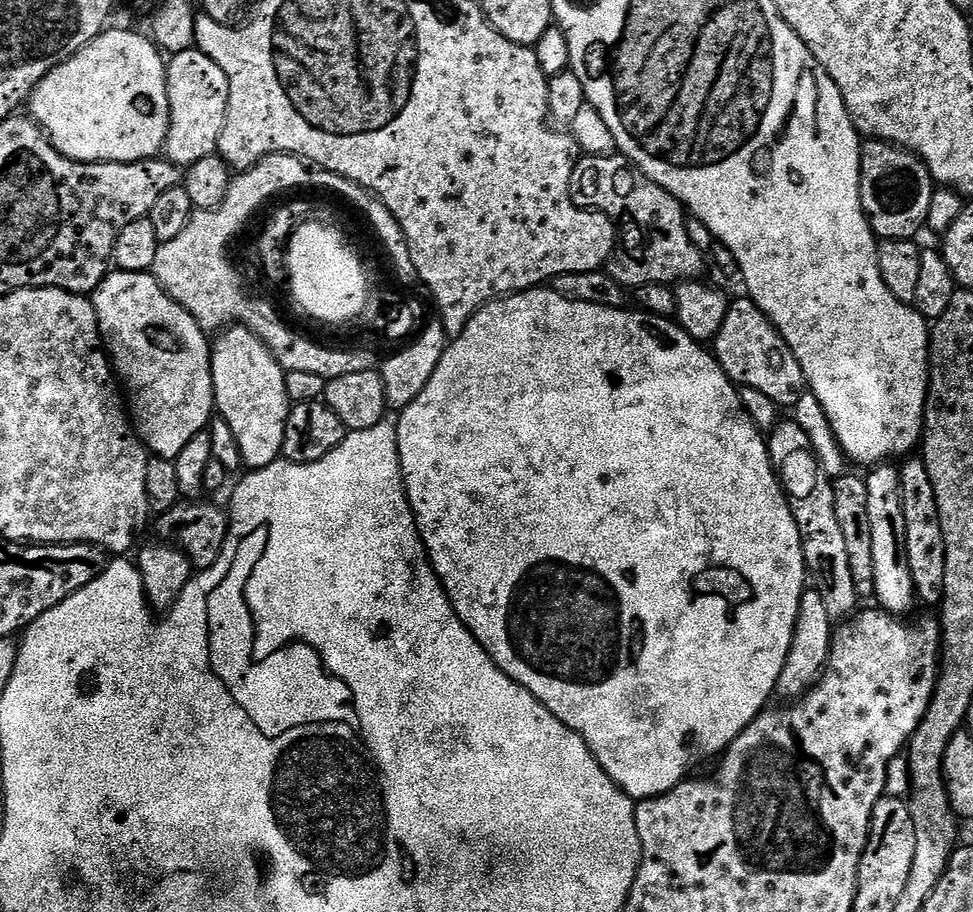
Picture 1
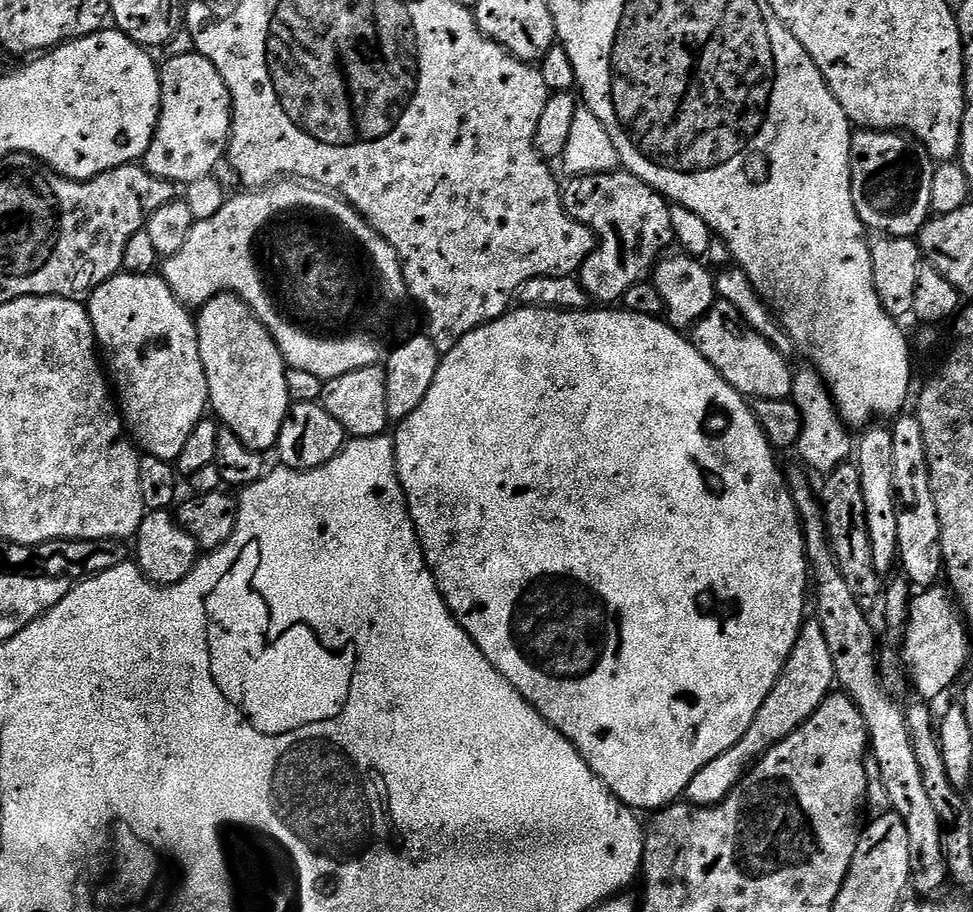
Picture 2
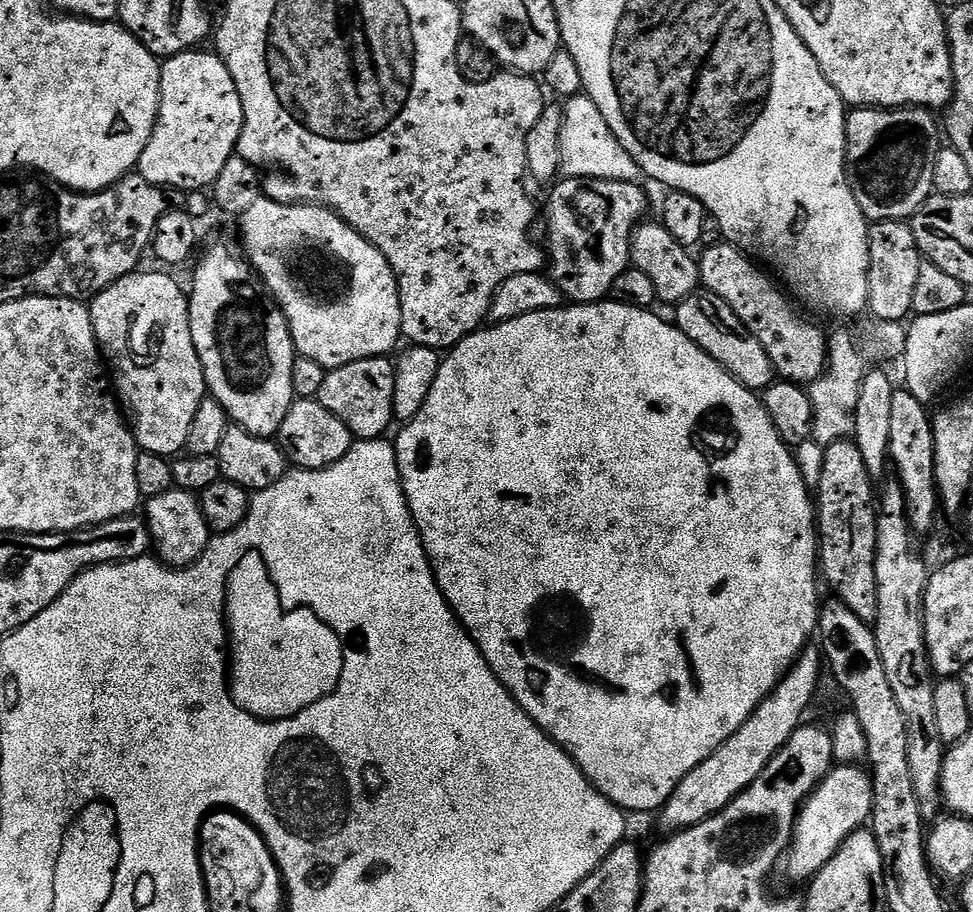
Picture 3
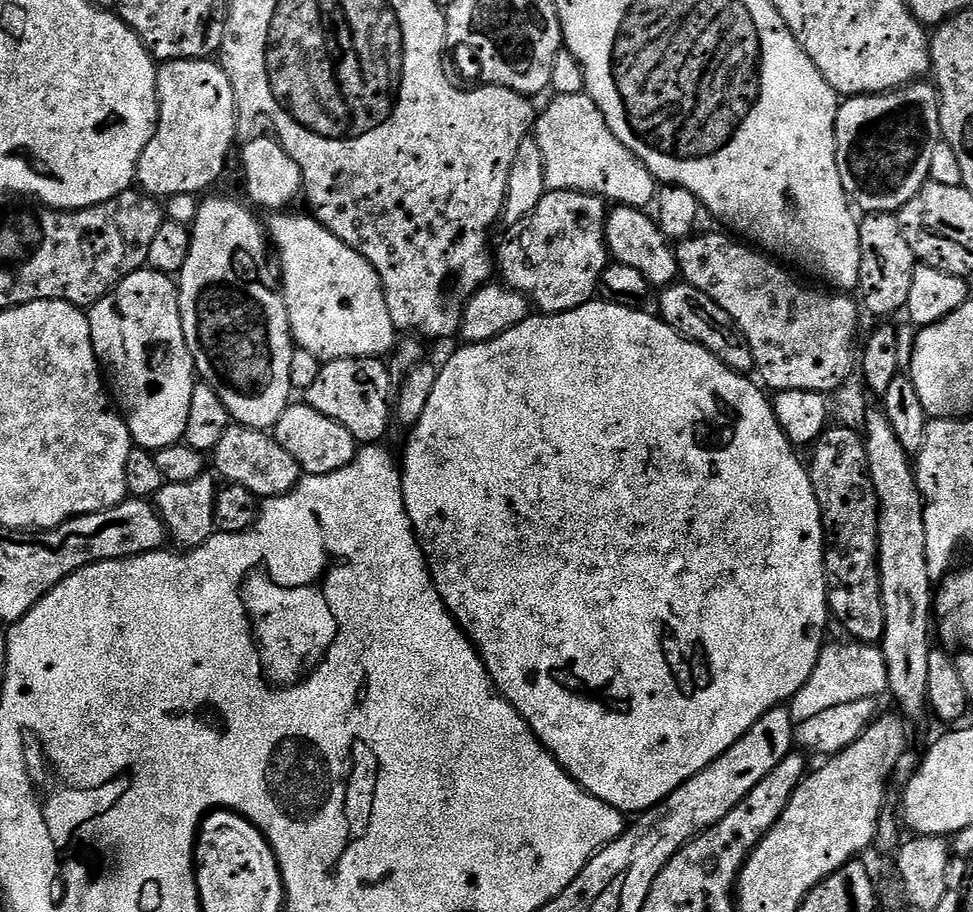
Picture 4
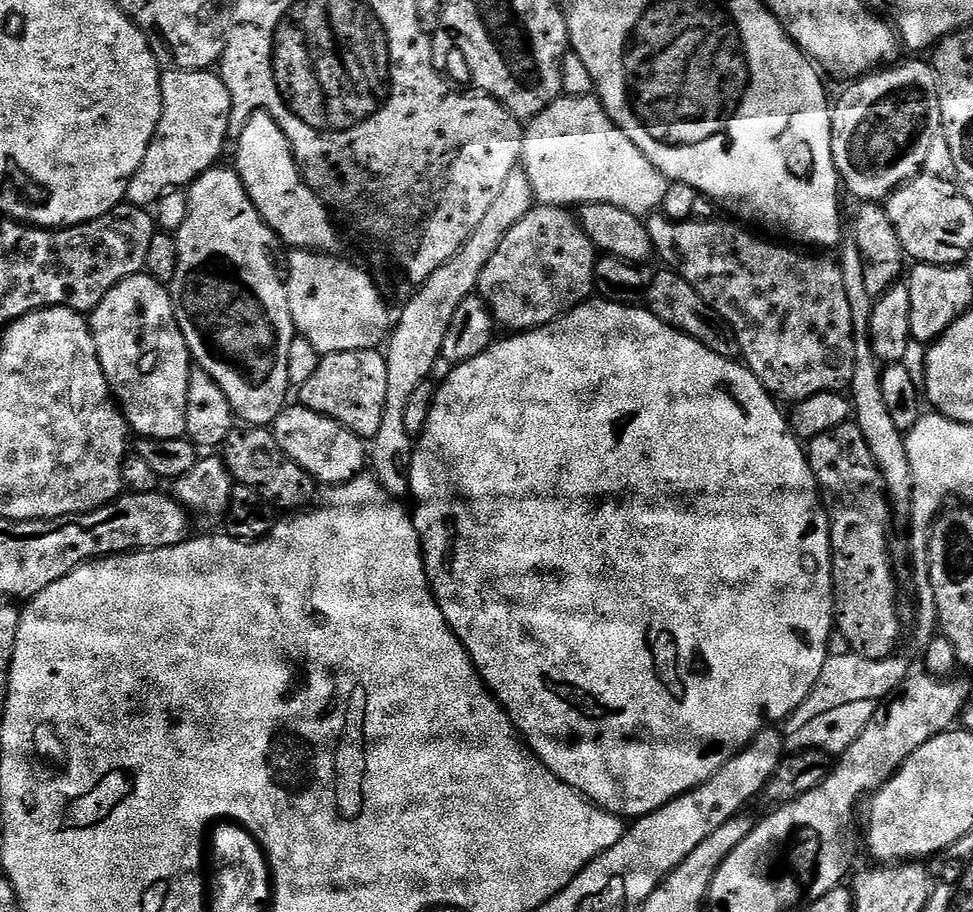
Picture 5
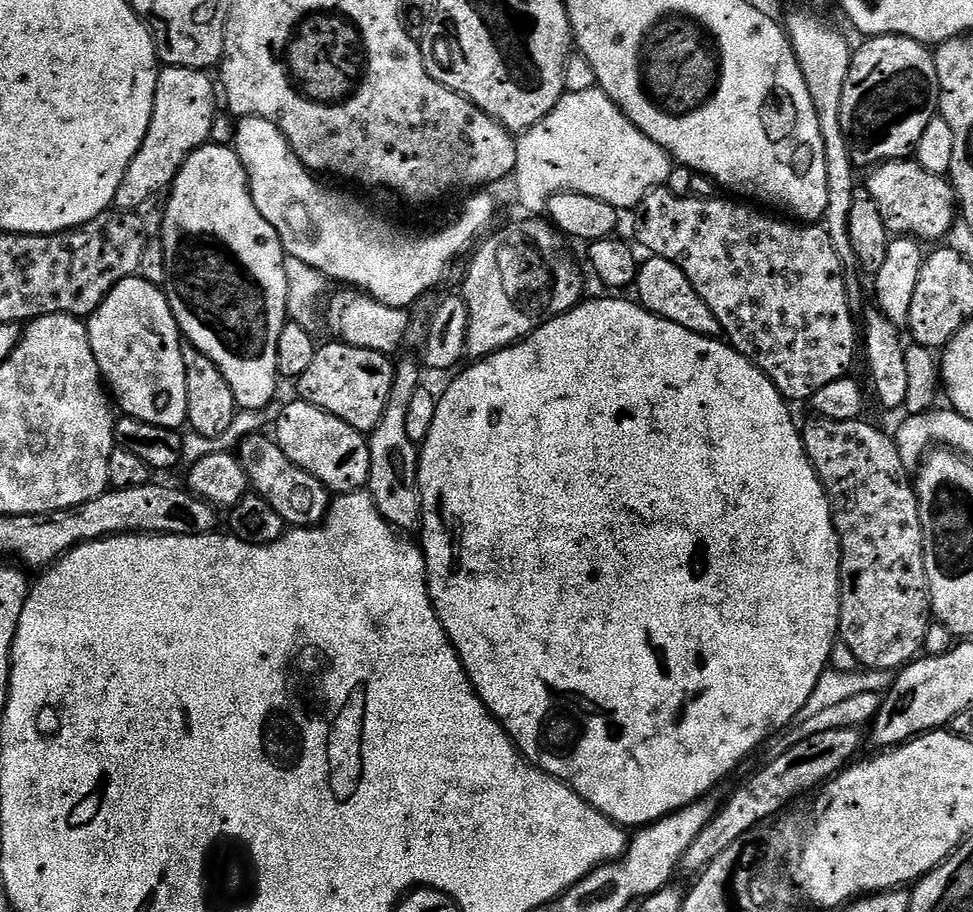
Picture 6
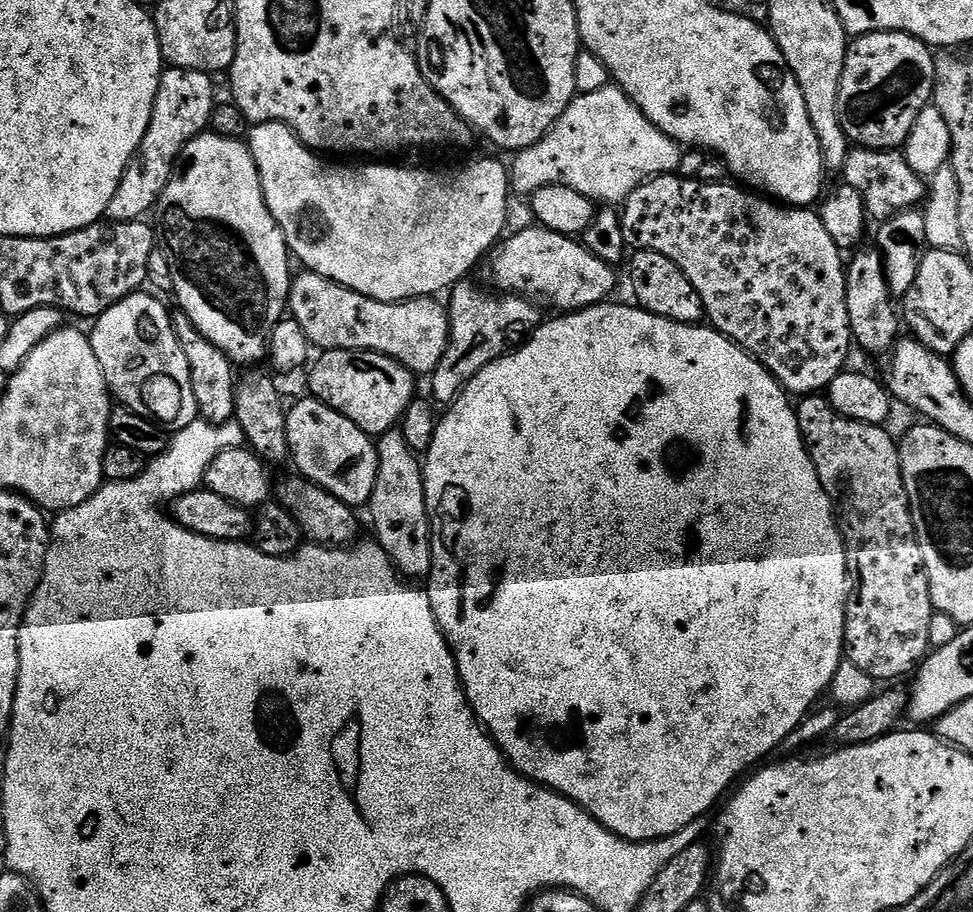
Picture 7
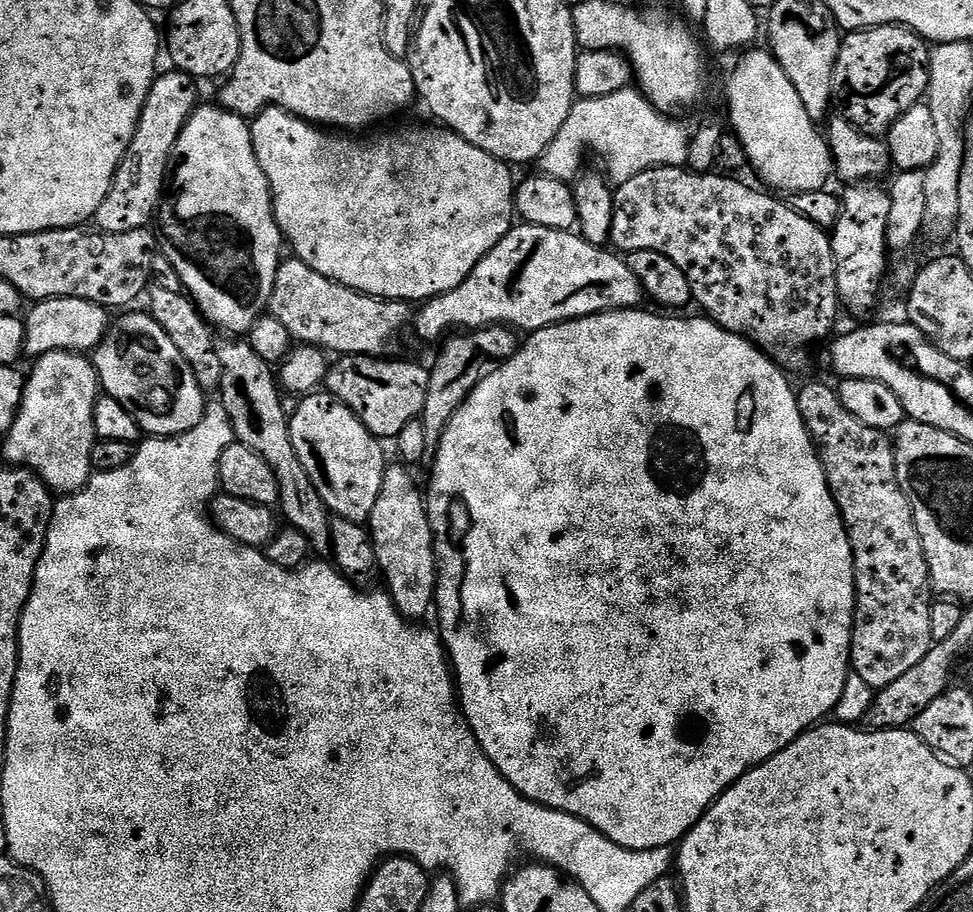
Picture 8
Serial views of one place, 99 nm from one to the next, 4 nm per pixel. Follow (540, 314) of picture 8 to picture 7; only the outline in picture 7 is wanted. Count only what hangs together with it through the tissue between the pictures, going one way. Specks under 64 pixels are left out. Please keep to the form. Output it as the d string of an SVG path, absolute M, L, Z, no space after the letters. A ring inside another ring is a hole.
M531 227L522 229L517 236L509 235L491 257L492 280L501 288L499 289L501 293L531 298L541 305L553 304L554 307L560 308L556 310L561 313L575 312L581 308L602 304L611 297L608 295L616 288L617 269L613 265L602 262L602 258L594 258L594 254L590 254L590 250L586 250L579 239L552 232L549 228Z

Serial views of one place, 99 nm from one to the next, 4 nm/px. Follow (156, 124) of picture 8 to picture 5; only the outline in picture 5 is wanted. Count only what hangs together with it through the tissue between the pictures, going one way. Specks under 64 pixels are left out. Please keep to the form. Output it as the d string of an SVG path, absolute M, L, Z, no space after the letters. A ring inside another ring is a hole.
M165 71L160 77L162 86L162 118L158 130L142 158L142 166L130 178L127 203L140 208L152 206L175 188L187 189L203 172L217 167L234 109L224 81L215 71Z

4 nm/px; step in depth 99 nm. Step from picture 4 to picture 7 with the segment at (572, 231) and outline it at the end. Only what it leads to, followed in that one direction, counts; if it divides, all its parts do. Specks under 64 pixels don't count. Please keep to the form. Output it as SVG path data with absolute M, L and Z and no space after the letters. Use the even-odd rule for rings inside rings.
M465 278L460 283L453 284L447 297L449 300L446 300L450 326L448 345L446 354L442 354L435 372L430 376L430 396L437 405L451 405L470 382L470 378L478 374L478 370L490 366L490 362L501 360L509 352L519 348L542 323L539 312L541 309L531 299L511 294L491 296L478 285L471 284L472 282Z

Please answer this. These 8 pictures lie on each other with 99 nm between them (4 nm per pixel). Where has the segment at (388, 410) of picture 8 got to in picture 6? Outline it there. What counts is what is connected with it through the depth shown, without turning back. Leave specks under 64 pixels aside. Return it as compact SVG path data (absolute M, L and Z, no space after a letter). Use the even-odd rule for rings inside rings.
M343 342L332 343L336 344L321 343L317 347L310 367L295 381L294 388L300 391L297 392L299 399L310 406L318 406L318 410L342 418L342 422L354 430L371 434L378 422L382 422L382 414L390 402L390 390L396 377L393 361L388 361L391 359L383 352L362 350Z

